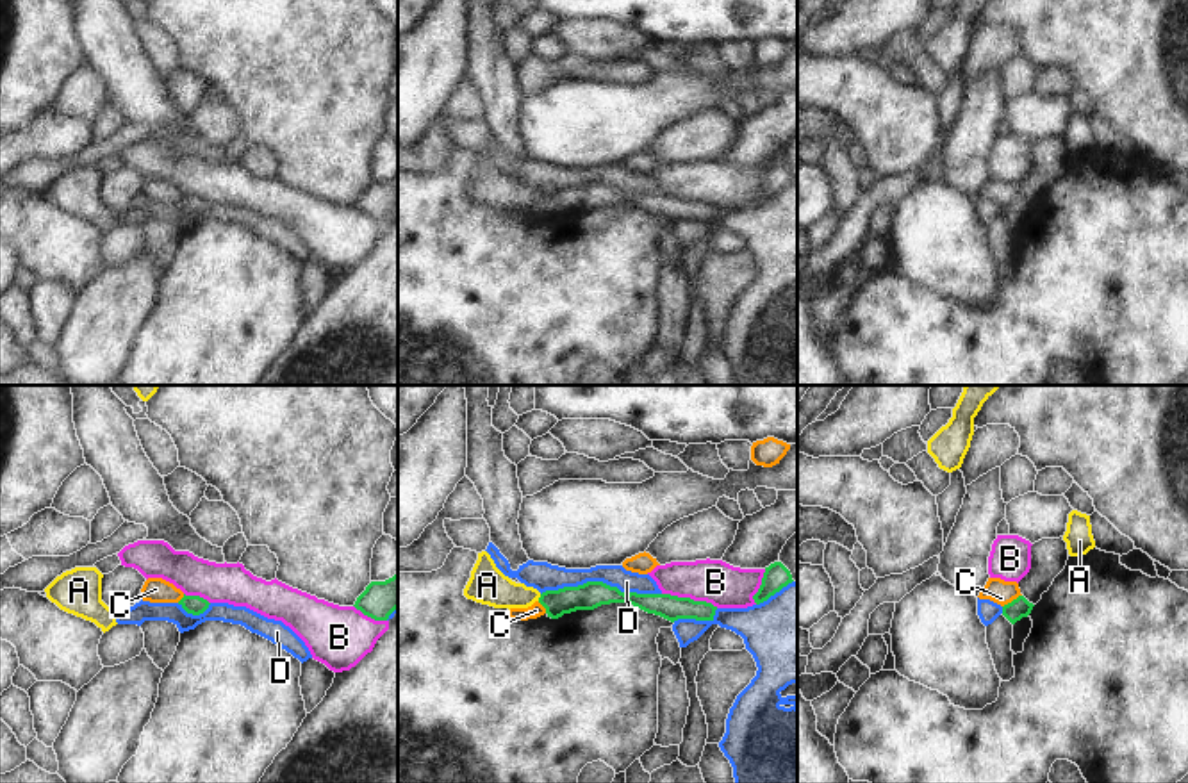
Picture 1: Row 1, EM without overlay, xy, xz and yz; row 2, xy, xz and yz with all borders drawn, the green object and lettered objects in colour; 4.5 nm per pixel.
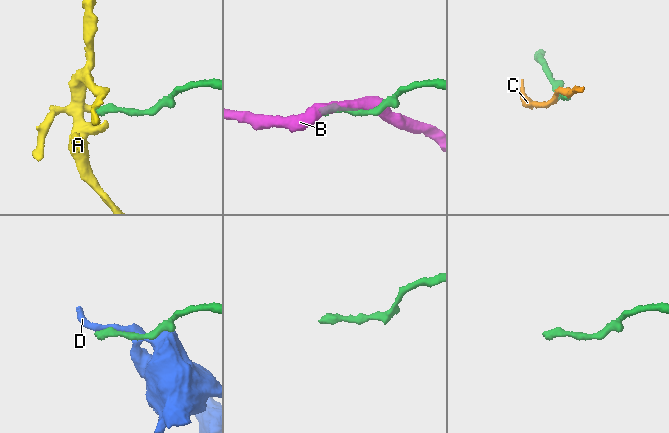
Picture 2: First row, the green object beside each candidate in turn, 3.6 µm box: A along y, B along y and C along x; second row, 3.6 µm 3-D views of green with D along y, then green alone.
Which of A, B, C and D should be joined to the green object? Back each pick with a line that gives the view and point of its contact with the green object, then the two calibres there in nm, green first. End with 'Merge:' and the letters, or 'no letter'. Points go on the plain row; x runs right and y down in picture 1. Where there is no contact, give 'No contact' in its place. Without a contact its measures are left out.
A: Touches green at xz (539, 198). Thickness 120 nm (green) against 170 nm
Merge: A.

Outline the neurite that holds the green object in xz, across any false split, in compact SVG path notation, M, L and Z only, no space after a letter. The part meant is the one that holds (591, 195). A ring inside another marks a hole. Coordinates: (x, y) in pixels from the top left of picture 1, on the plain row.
M487 152L478 153L464 196L482 205L508 210L528 209L539 202L551 219L576 210L594 210L610 203L630 203L671 223L678 219L714 221L717 210L712 203L671 194L624 194L603 182L587 182L578 187L564 187L540 194L537 189L516 184L505 177Z

